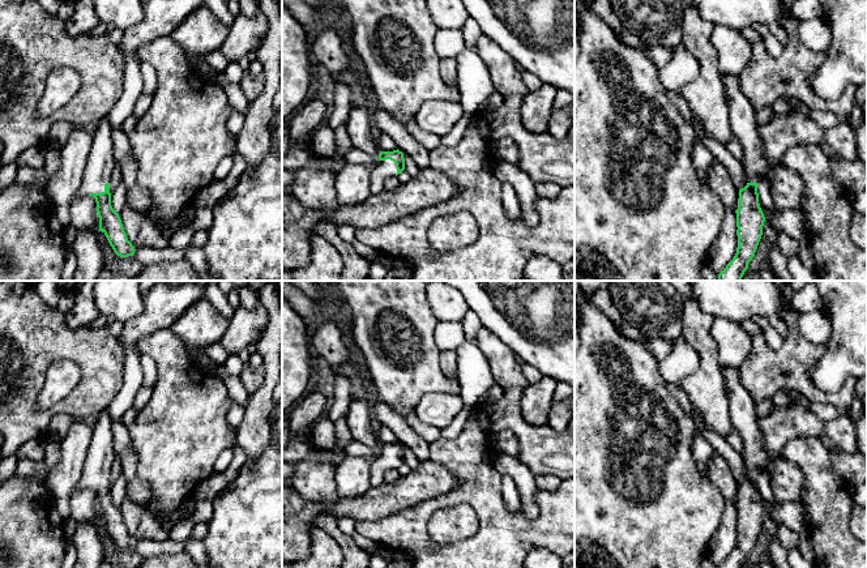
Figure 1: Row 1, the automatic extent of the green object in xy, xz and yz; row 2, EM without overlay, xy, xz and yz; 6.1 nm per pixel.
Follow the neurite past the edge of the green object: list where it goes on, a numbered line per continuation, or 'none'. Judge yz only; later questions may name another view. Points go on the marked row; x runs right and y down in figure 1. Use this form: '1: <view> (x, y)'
1: yz (746, 129)

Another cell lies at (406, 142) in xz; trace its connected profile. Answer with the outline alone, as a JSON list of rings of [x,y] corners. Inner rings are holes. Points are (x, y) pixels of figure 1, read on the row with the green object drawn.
[[[358,73],[358,81],[363,90],[363,95],[368,102],[372,114],[372,123],[380,131],[390,136],[400,151],[414,159],[420,170],[431,167],[430,151],[407,131],[407,128],[388,114],[379,103],[372,87],[368,84],[367,76]]]

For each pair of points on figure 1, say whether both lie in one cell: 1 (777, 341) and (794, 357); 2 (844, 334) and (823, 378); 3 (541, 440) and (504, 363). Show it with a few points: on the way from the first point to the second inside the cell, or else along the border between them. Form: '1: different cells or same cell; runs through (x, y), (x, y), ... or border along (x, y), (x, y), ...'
1: different cells; border along (763, 331), (767, 344), (777, 351)
2: same cell; runs through (844, 345), (844, 357), (833, 367)
3: same cell; runs through (520, 426), (511, 417), (511, 384)

